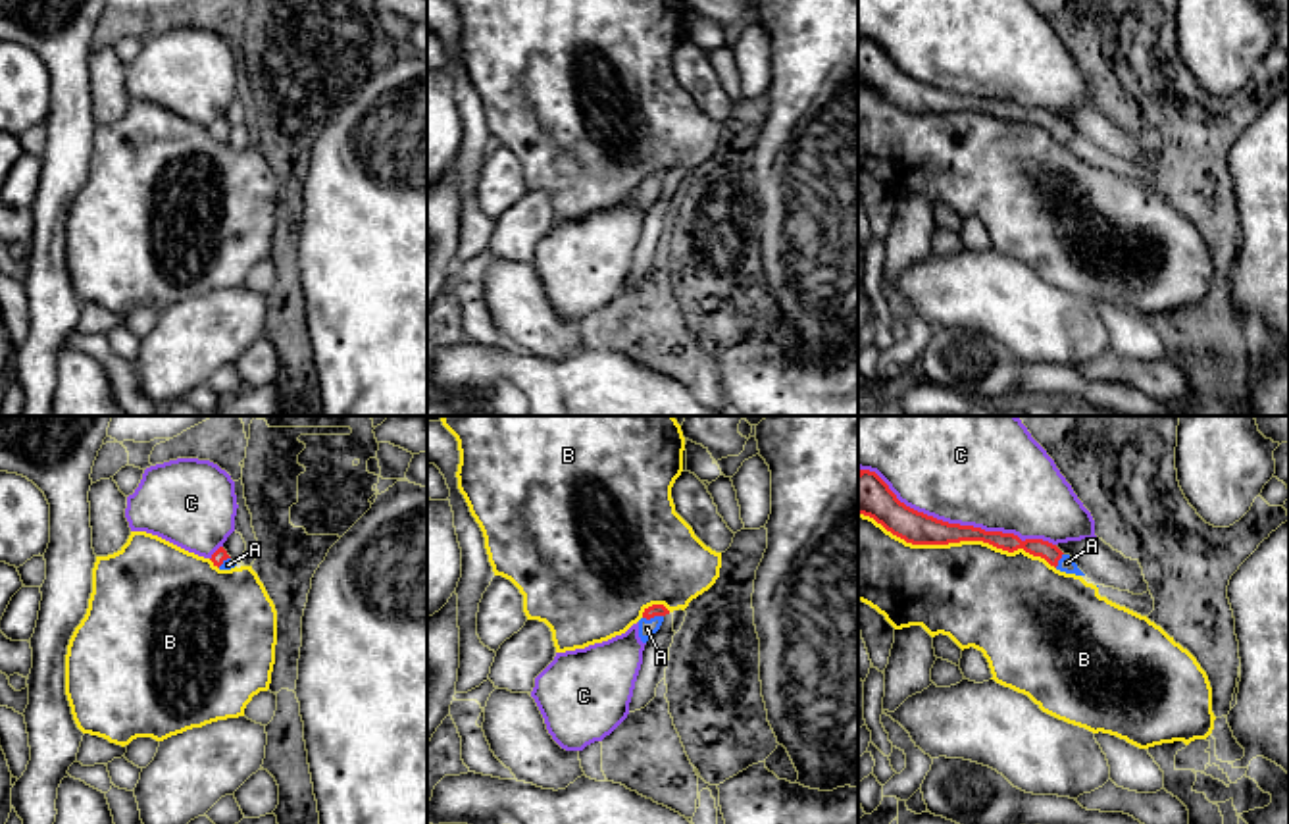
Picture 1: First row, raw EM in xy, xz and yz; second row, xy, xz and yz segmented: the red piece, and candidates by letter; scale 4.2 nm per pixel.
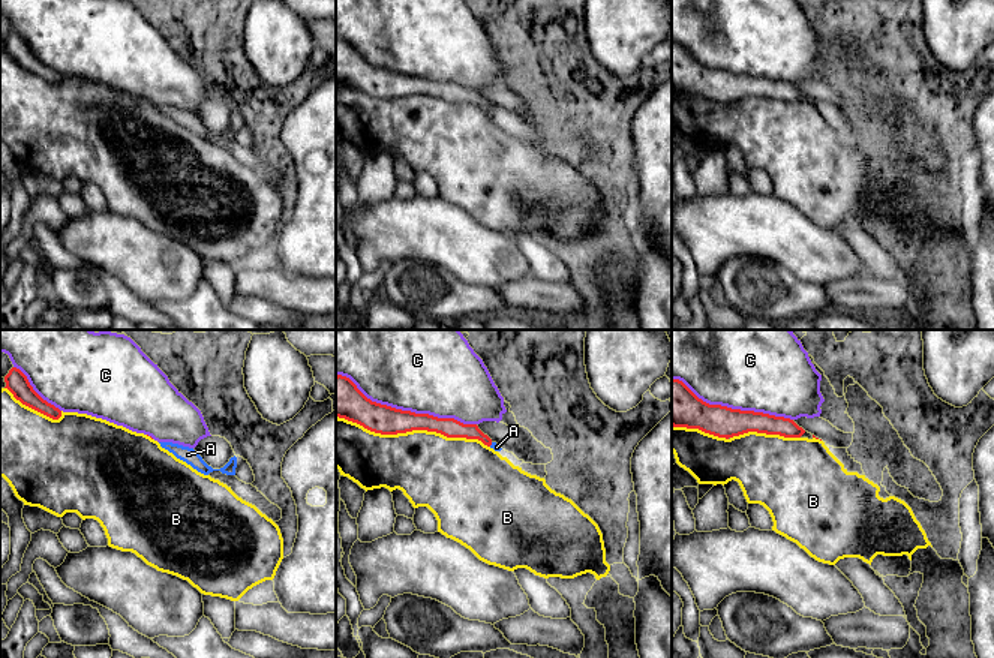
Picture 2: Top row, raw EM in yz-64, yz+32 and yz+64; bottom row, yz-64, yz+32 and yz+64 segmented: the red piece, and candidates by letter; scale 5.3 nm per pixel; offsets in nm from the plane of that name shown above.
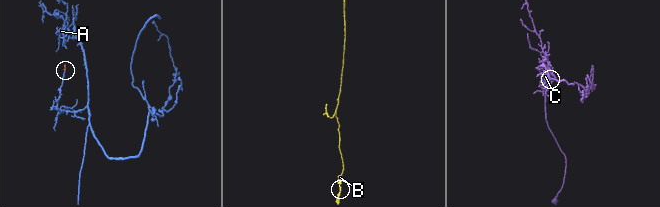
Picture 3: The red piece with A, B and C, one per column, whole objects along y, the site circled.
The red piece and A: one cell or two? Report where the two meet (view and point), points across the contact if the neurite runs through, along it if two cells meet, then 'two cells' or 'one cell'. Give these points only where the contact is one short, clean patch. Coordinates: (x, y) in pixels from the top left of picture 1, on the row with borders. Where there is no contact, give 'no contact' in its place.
meets red in xz at (653, 617); runs through xz (653, 611), (653, 617), (647, 628); one cell

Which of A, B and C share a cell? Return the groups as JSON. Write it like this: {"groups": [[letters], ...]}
{"groups": [["A"], ["B"], ["C"]]}

